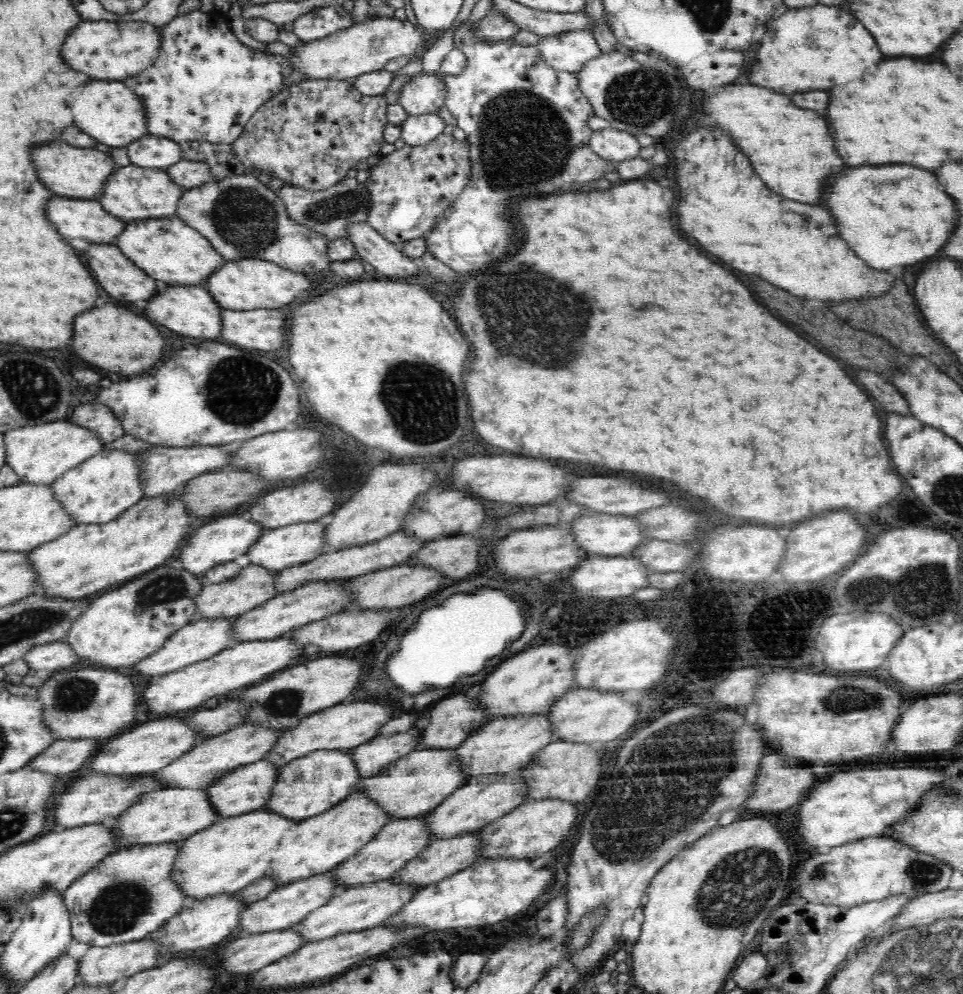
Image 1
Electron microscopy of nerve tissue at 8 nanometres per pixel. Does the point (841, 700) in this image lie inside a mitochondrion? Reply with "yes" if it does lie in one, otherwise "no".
yes

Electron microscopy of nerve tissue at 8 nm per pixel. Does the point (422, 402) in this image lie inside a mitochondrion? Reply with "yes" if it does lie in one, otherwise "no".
yes

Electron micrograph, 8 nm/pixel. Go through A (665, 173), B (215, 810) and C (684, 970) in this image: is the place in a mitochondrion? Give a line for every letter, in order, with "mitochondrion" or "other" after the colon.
A: other
B: other
C: other

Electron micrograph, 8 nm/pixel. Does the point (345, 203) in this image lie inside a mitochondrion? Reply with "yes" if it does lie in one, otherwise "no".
yes

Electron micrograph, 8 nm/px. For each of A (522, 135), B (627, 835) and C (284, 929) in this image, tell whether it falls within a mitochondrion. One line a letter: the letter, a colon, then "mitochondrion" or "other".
A: mitochondrion
B: mitochondrion
C: other

